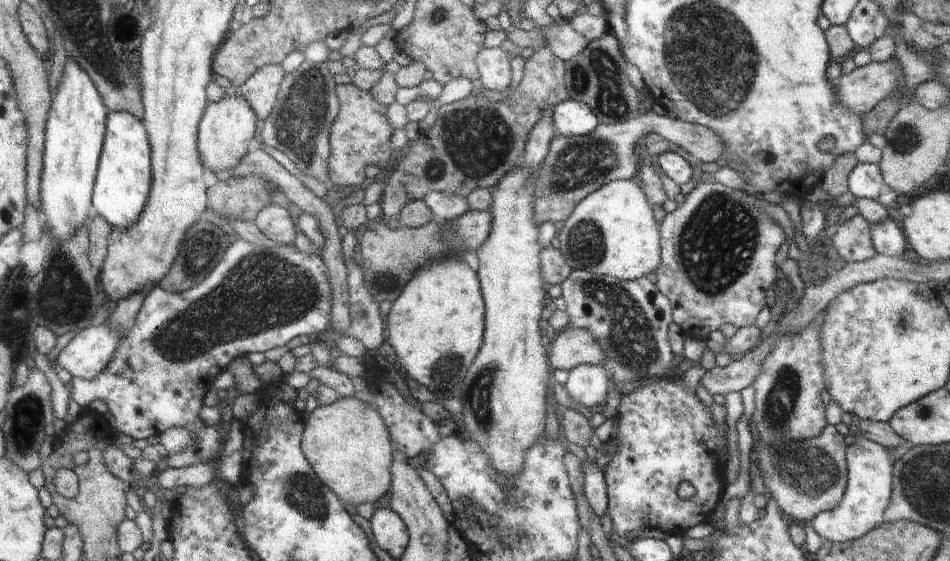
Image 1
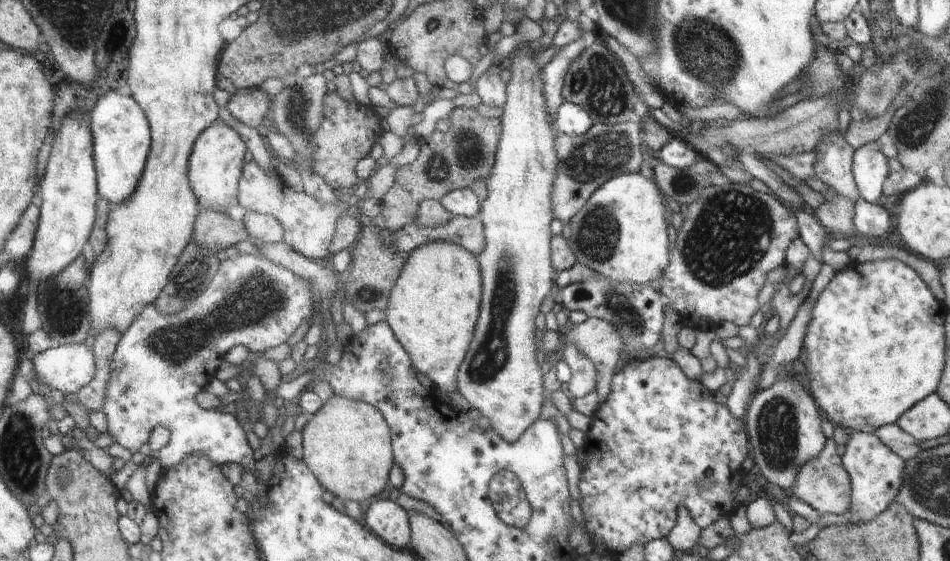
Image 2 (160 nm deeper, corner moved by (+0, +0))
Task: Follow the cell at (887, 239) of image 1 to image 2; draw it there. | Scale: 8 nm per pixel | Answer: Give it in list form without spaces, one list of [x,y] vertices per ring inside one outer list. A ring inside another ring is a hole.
[[[865,202],[854,203],[854,227],[866,241],[882,241],[887,238],[891,226],[891,214],[882,206]]]

